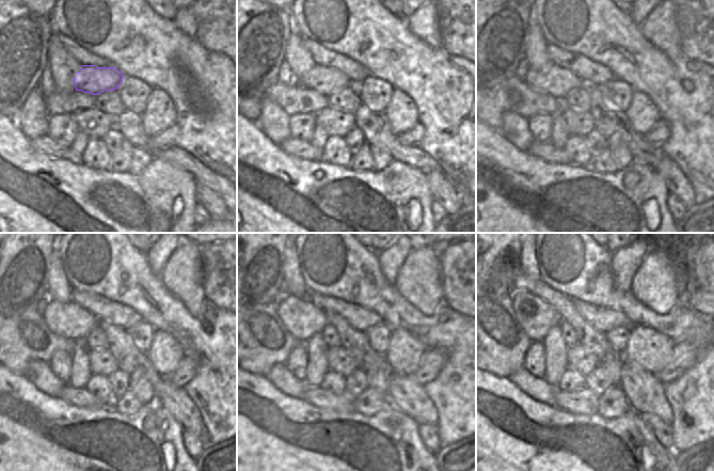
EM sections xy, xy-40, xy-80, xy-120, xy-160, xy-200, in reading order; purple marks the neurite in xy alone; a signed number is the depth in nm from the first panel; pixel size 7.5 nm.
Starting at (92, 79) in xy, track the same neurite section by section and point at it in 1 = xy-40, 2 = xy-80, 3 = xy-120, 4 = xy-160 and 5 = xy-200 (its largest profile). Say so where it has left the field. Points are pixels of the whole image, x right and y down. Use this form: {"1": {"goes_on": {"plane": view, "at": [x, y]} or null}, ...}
{"1": {"goes_on": {"plane": "xy-40", "at": [324, 80]}}, "2": {"goes_on": {"plane": "xy-80", "at": [556, 81]}}, "3": {"goes_on": {"plane": "xy-120", "at": [67, 319]}}, "4": {"goes_on": {"plane": "xy-160", "at": [302, 318]}}, "5": {"goes_on": {"plane": "xy-200", "at": [536, 317]}}}

